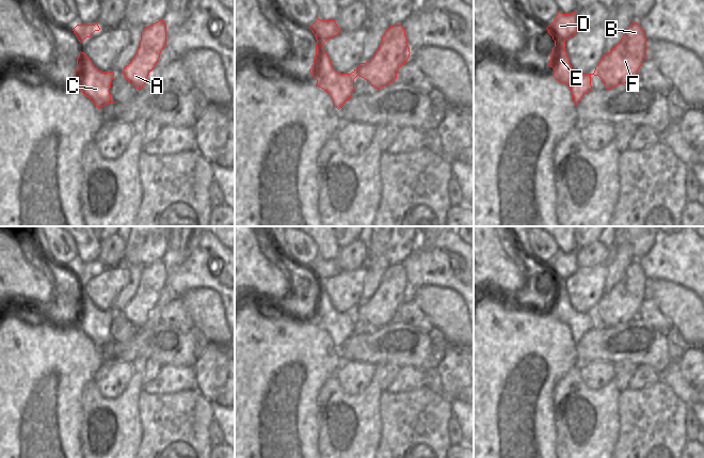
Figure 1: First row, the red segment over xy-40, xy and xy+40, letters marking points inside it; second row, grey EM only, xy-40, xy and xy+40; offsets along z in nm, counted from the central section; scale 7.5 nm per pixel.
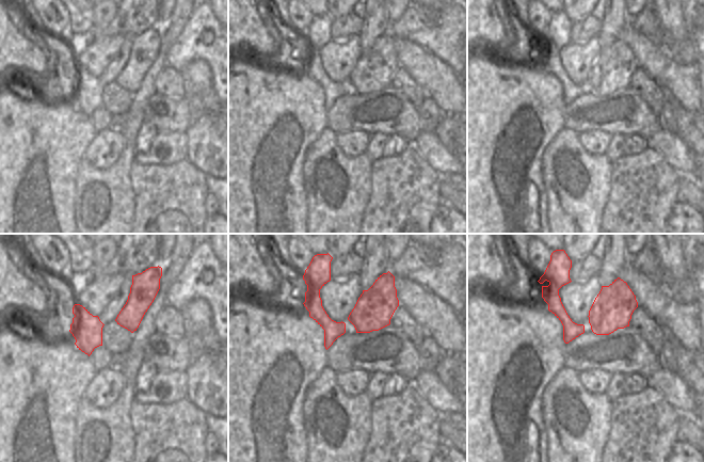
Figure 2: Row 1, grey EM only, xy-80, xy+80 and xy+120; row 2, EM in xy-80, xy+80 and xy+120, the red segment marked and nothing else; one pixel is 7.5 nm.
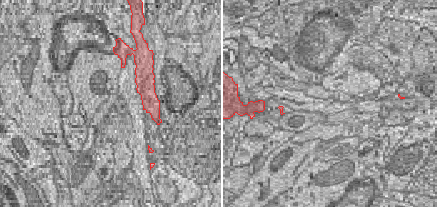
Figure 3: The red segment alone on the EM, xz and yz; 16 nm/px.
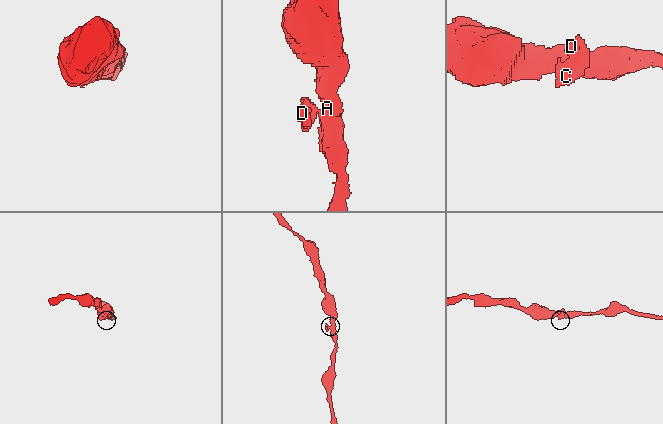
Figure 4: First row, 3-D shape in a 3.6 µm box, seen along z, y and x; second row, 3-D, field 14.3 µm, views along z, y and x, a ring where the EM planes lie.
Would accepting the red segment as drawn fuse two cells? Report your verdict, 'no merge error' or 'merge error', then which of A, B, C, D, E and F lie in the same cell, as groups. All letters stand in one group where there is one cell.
no merge error; groups A B C D E F

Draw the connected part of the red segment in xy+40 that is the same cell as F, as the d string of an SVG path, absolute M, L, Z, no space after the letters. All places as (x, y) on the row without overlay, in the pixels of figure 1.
M576 251L557 252L546 267L555 280L548 304L554 307L553 316L566 323L576 345L582 335L592 329L591 315L598 315L606 328L611 328L638 317L638 310L646 298L646 278L640 264L629 264L621 280L602 296L593 313L575 311L565 290L565 280L576 273Z

